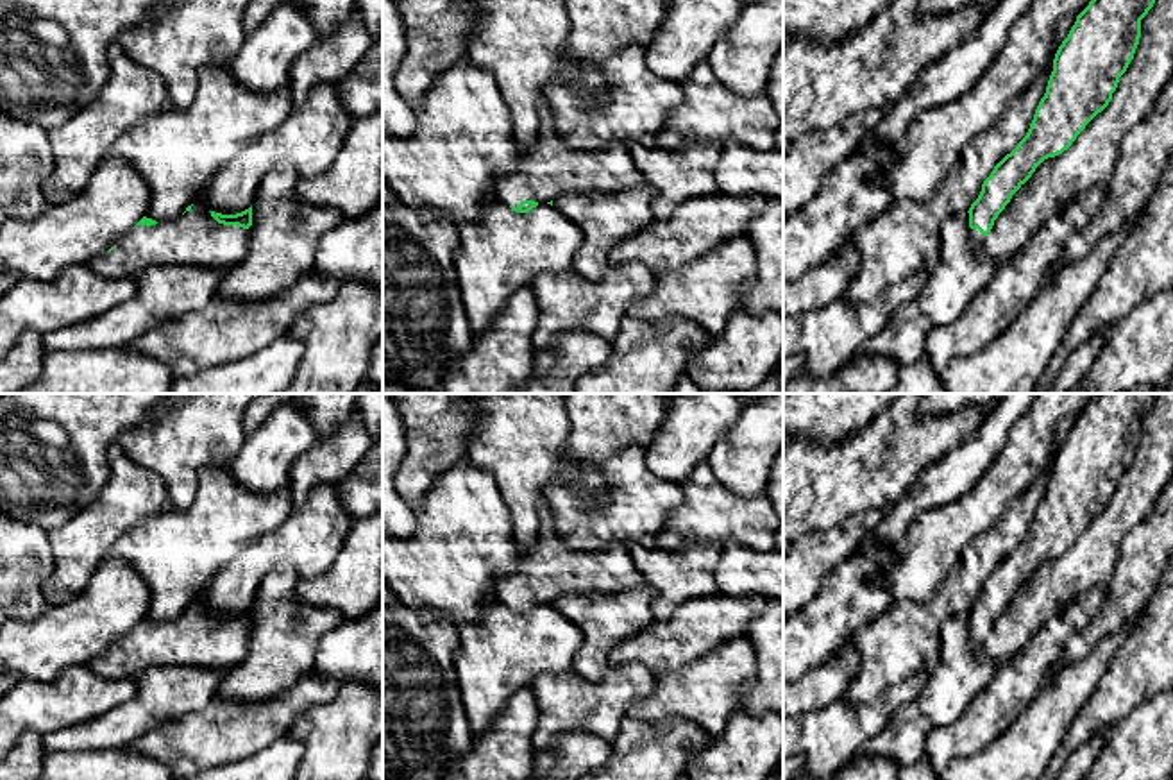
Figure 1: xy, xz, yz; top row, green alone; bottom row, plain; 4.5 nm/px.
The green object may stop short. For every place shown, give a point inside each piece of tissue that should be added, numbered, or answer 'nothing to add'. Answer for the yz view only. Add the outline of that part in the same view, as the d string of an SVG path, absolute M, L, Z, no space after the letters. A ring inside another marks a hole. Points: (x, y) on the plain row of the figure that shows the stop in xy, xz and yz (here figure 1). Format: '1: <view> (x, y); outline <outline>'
1: yz (977, 639); outline M971 630L971 646L973 646L975 655L978 657L982 653L983 639L985 637L978 630Z

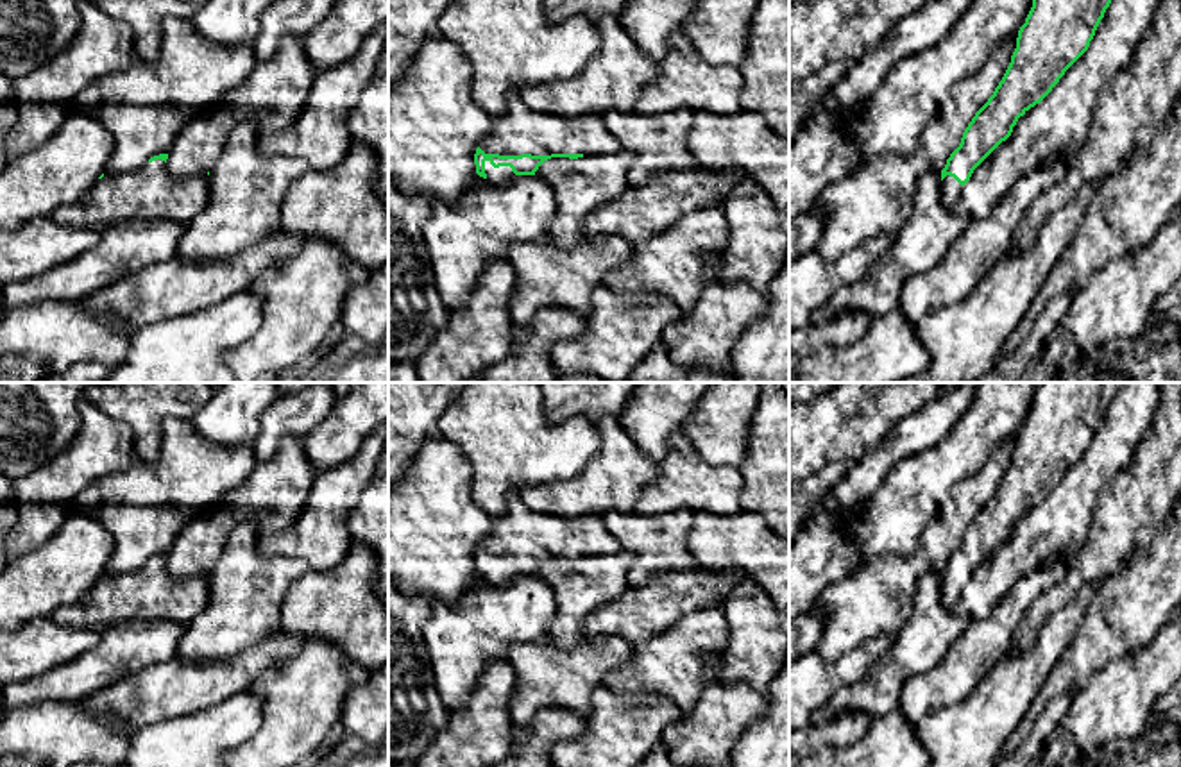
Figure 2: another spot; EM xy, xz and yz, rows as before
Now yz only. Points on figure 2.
1: yz (951, 590); outline M950 576L941 581L941 597L947 608L954 608L959 601L963 586Z

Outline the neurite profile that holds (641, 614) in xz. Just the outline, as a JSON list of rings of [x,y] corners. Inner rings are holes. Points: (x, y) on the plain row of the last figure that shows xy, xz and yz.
[[[698,563],[655,569],[646,585],[628,585],[619,599],[590,611],[582,631],[594,640],[623,638],[630,645],[642,645],[692,611],[721,610],[741,576],[735,567],[712,570]]]

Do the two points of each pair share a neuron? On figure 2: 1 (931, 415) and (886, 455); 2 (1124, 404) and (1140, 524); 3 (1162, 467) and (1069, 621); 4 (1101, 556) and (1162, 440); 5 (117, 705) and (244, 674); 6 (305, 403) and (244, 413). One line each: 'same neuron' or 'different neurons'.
1: same neuron
2: different neurons
3: different neurons
4: same neuron
5: same neuron
6: same neuron

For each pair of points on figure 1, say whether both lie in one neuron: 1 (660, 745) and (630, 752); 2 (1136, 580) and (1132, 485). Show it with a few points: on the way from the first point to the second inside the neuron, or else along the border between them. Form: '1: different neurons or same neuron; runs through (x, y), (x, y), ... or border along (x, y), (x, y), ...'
1: same neuron; runs through (653, 752), (637, 752)
2: different neurons; border along (1154, 507), (1125, 537), (1118, 568)

